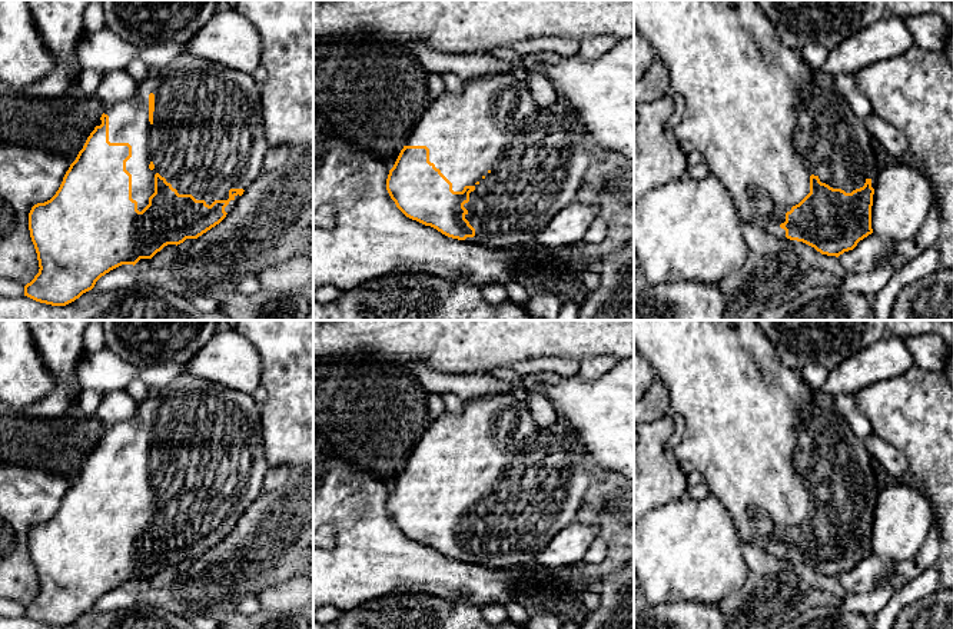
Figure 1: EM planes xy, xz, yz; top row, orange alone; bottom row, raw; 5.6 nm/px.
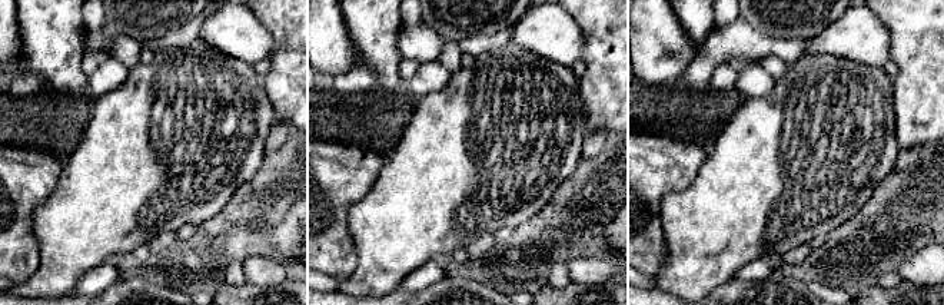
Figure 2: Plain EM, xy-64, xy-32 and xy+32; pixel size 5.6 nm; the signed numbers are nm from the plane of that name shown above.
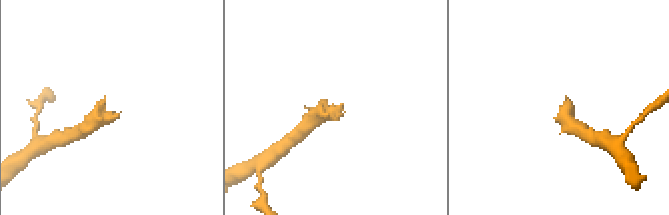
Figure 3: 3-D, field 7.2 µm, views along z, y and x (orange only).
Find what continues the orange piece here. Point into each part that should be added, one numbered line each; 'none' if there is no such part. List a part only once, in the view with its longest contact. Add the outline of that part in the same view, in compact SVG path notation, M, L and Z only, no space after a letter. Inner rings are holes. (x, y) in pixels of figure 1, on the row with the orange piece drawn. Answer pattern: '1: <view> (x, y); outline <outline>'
1: xy (208, 136); outline M183 54L169 61L159 74L140 81L133 97L104 106L103 113L109 116L109 142L132 146L126 170L132 174L132 199L137 202L139 212L149 204L149 197L155 193L156 173L179 194L192 194L209 206L215 200L228 200L230 189L246 190L263 173L263 160L269 147L265 140L260 84L250 73ZM150 93L155 94L152 123L149 122Z

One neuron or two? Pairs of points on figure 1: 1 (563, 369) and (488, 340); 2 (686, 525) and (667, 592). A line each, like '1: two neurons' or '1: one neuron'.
1: two neurons
2: one neuron

